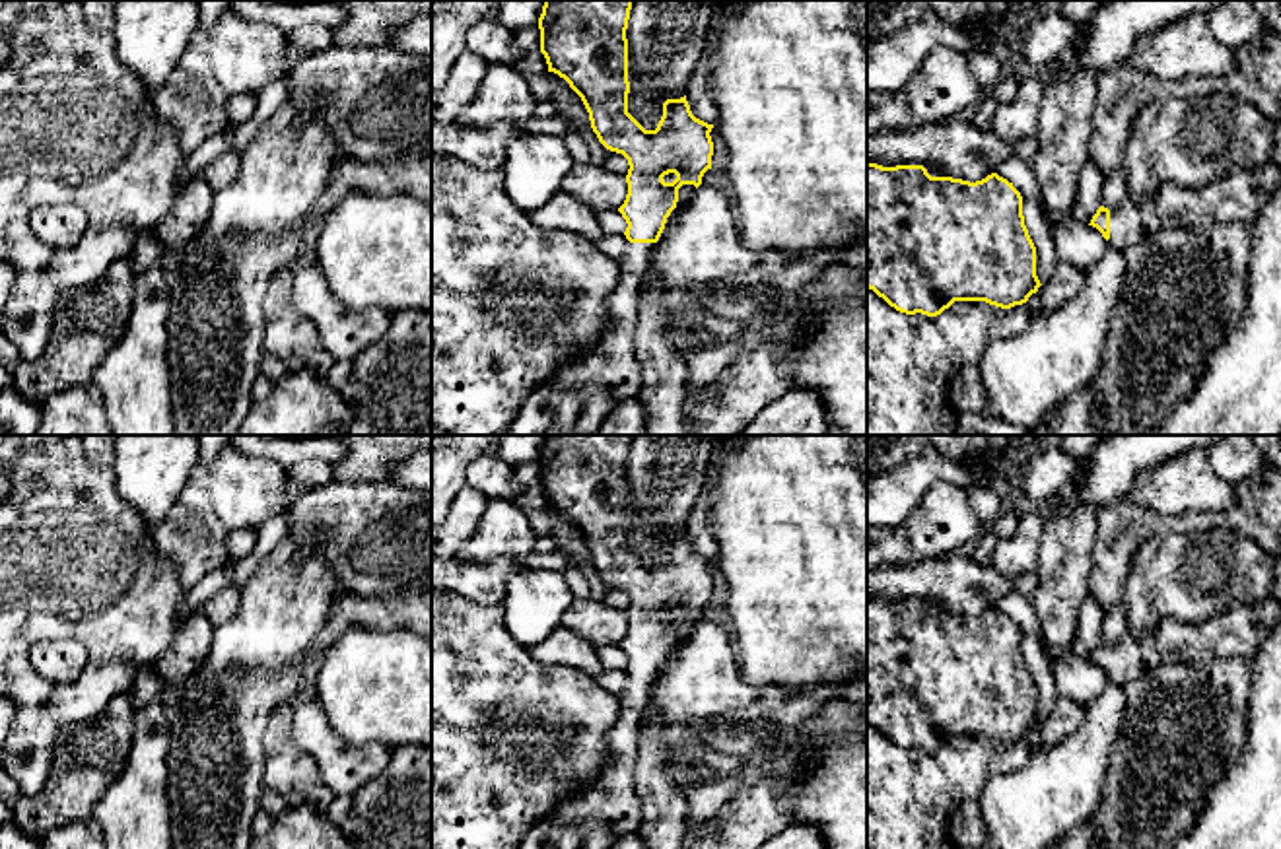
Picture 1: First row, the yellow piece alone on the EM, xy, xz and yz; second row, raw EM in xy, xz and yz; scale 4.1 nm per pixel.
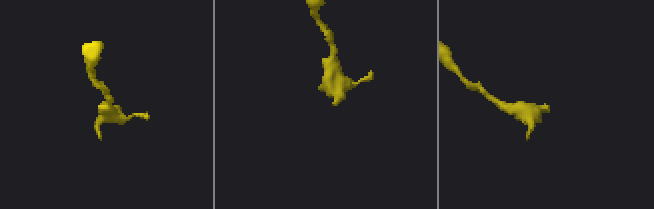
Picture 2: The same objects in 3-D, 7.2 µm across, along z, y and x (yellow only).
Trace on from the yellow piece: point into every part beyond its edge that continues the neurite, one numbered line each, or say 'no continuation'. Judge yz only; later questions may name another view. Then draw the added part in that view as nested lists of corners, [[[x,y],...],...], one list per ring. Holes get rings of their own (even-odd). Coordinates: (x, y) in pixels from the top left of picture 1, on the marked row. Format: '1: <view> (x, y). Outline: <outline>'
1: yz (1241, 195). Outline: [[[1265,163],[1258,169],[1236,169],[1225,177],[1211,181],[1199,188],[1184,188],[1178,192],[1174,187],[1162,187],[1143,204],[1137,204],[1129,194],[1124,202],[1110,210],[1110,249],[1124,251],[1127,245],[1137,243],[1143,235],[1168,225],[1207,225],[1207,223],[1246,223],[1252,227],[1264,212],[1271,194],[1281,187],[1281,169]]]

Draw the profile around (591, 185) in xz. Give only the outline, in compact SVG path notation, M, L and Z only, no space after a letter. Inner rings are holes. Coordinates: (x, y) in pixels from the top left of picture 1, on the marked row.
M575 163L560 190L577 198L593 212L618 210L628 194L624 175L608 173L593 163Z

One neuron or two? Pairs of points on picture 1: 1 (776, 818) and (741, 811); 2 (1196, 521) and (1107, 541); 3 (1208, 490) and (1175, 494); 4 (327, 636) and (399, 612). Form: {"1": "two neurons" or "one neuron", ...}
{"1": "one neuron", "2": "one neuron", "3": "one neuron", "4": "one neuron"}

